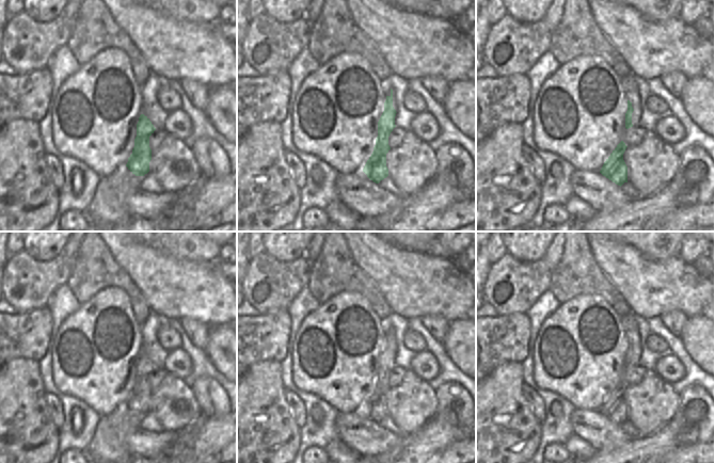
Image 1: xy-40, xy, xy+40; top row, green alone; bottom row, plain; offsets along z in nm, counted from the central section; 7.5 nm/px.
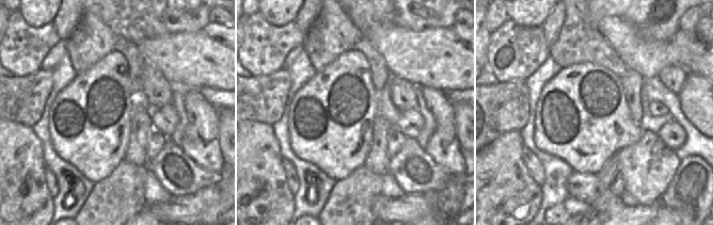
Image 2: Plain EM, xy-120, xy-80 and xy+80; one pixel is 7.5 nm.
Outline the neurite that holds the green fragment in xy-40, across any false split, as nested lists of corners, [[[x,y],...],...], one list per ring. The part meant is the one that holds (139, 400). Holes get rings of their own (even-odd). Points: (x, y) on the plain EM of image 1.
[[[141,353],[137,363],[137,376],[132,393],[128,397],[126,405],[136,415],[144,415],[149,411],[152,399],[152,388],[149,386],[149,376],[156,367],[147,355]]]

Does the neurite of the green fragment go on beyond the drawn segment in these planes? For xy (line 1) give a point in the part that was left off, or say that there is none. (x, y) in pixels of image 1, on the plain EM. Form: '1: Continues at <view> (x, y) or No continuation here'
1: No continuation here

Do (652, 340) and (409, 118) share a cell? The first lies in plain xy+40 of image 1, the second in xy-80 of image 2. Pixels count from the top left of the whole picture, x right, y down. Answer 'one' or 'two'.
two

